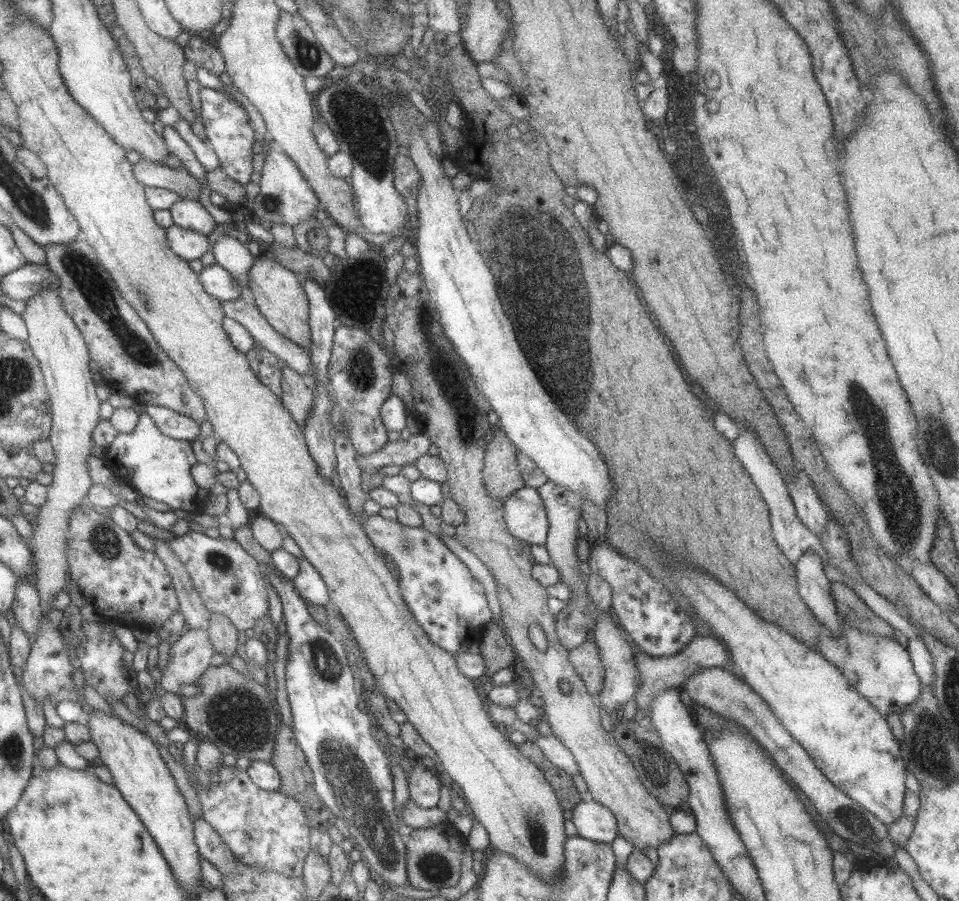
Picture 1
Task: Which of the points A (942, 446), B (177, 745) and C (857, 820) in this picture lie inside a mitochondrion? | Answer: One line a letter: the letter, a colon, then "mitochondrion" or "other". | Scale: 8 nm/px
A: mitochondrion
B: other
C: mitochondrion

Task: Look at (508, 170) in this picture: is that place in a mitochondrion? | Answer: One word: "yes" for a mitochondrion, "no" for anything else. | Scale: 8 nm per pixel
no

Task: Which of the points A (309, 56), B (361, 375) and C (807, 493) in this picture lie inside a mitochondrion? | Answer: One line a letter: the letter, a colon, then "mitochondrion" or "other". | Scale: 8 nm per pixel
A: mitochondrion
B: mitochondrion
C: other

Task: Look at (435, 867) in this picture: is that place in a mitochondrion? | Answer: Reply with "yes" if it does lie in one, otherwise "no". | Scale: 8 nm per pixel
yes

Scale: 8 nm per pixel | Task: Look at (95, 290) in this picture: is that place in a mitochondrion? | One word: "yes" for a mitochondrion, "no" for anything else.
yes

